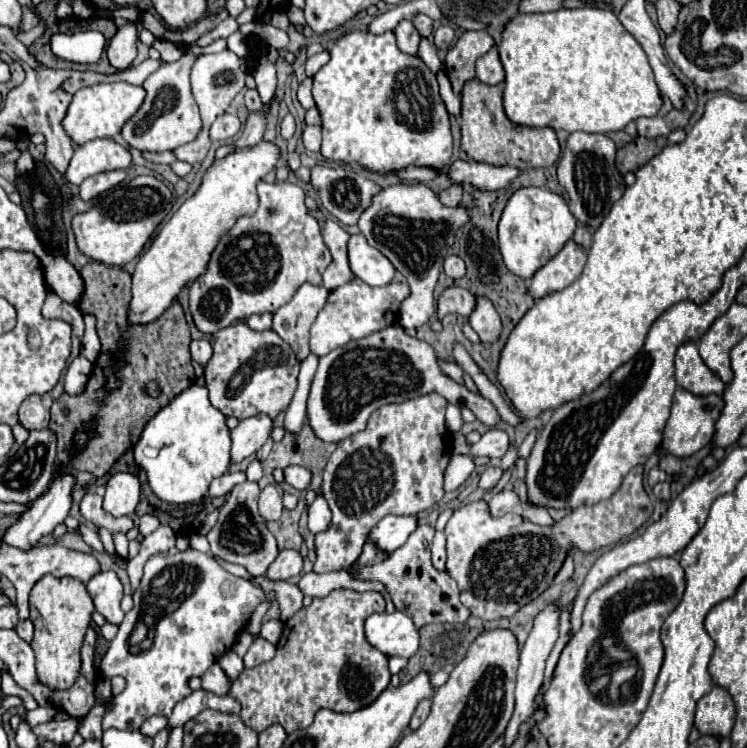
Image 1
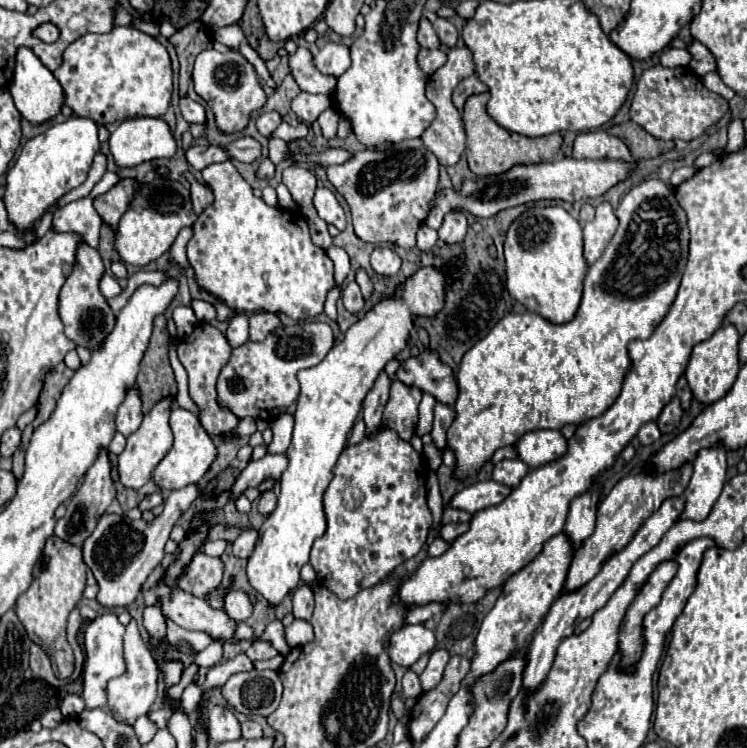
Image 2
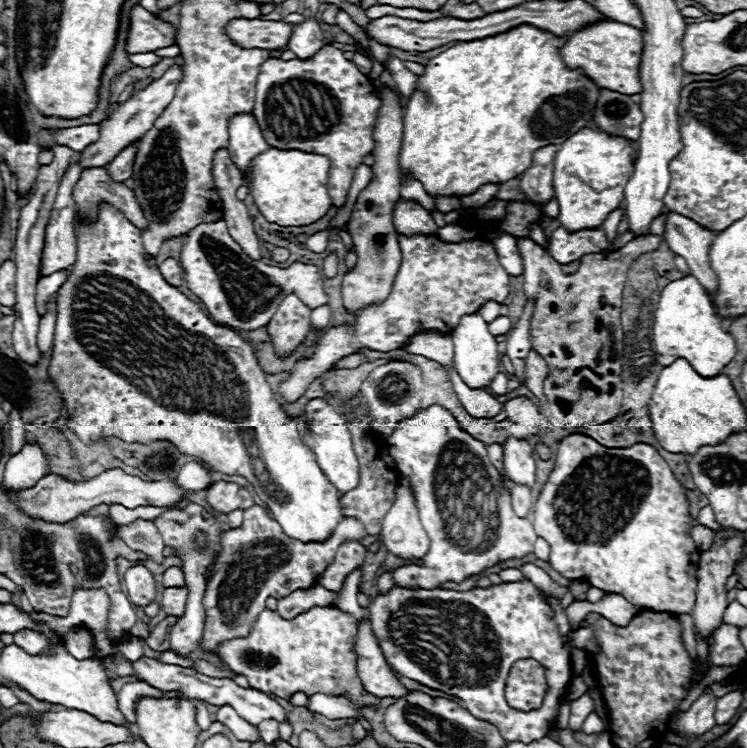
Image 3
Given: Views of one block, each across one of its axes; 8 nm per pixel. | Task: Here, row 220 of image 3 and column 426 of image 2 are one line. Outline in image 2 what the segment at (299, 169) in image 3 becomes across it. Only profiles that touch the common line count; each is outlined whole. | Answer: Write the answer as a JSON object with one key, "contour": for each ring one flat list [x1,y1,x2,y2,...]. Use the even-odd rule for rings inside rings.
{"contour":[[418,270,392,298,378,302,366,312,366,316,346,332,344,340,334,346,318,366,298,372,302,392,296,402,294,434,290,448,286,450,288,468,280,478,278,506,258,530,258,542,246,568,250,584,272,606,282,602,282,598,298,586,300,568,308,562,314,540,326,532,322,496,334,478,334,464,346,446,346,438,368,390,374,386,384,366,406,346,414,318,434,316,442,310,446,284,448,278,438,270]]}

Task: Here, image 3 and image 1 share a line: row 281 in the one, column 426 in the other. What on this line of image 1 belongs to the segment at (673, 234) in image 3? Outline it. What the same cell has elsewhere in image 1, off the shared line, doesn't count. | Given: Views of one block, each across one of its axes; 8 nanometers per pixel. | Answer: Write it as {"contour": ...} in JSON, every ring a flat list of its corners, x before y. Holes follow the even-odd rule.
{"contour":[[424,698,424,700,416,706,416,712,414,712,412,720,410,720,410,728,416,730,416,728,428,718,428,714,430,714,430,698]]}

